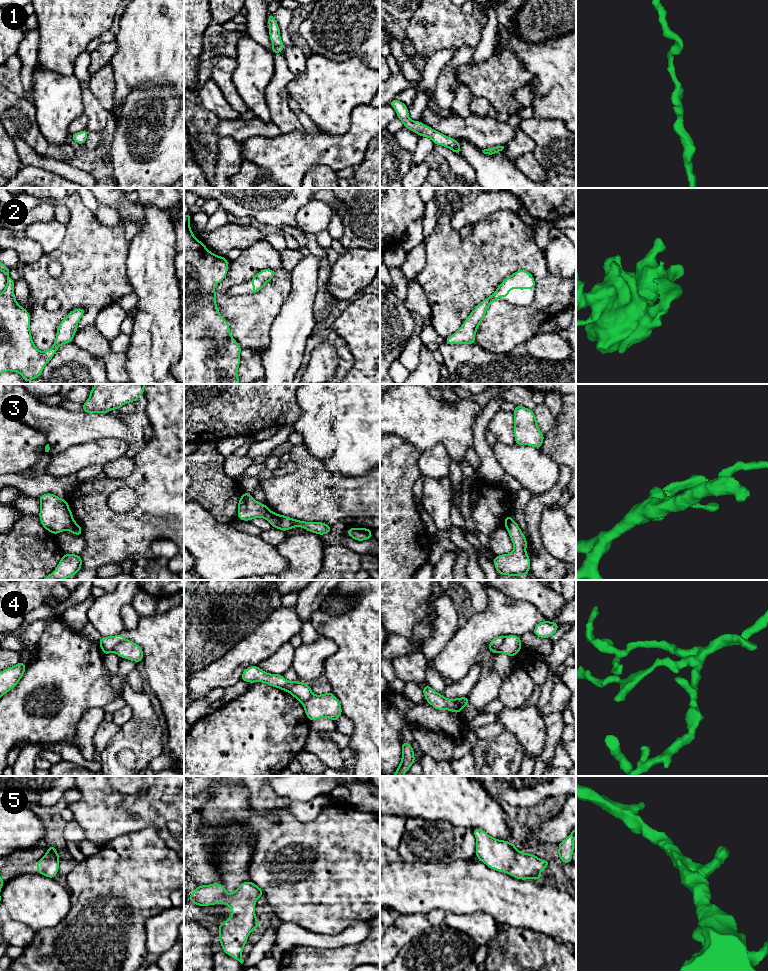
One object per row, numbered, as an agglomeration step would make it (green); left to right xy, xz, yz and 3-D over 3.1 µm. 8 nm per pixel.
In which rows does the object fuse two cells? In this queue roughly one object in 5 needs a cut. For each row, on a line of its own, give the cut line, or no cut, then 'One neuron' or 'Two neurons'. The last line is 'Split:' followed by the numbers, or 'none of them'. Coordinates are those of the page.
1: No split. One neuron
2: No split. One neuron
3: Split along xy (74, 521), (66, 529). Two neurons
4: Split along xy (125, 639), (118, 642), (112, 651). Two neurons
5: No split. One neuron
Split: 3, 4

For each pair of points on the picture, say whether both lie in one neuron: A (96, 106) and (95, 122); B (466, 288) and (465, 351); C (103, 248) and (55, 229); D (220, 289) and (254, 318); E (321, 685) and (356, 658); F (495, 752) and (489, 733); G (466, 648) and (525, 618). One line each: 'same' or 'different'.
A: same
B: different
C: different
D: same
E: different
F: different
G: same

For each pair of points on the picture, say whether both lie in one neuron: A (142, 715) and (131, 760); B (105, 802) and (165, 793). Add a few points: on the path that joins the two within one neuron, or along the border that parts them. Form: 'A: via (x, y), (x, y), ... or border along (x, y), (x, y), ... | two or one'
A: via (142, 726), (142, 735), (131, 749) | one
B: via (120, 797), (140, 797), (150, 793) | one

